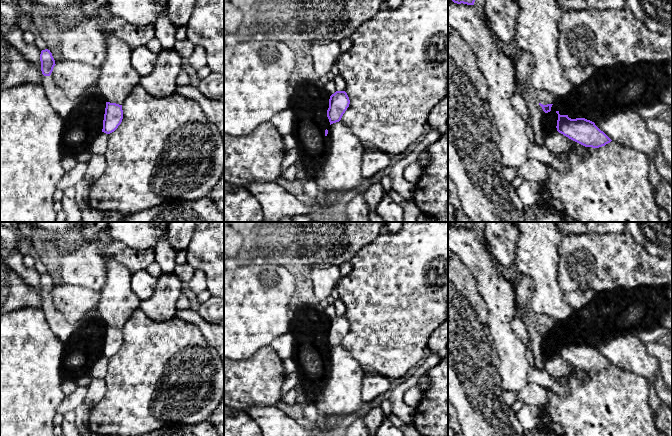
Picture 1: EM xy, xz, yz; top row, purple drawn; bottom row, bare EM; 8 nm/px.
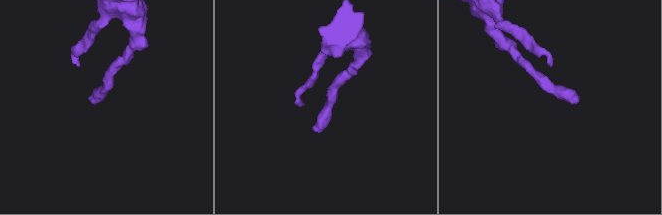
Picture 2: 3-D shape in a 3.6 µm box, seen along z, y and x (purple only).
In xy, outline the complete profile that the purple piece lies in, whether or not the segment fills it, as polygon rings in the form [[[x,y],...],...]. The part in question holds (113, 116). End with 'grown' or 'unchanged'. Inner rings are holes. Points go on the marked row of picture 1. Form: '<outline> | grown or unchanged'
[[[106,102],[102,132],[110,134],[121,124],[123,119],[122,105]]] | unchanged

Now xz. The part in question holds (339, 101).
[[[336,91],[330,96],[327,117],[330,125],[339,122],[349,107],[350,100],[345,91]]] | unchanged

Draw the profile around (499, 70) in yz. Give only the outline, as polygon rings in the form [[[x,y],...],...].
[[[448,1],[448,25],[457,30],[477,56],[488,86],[487,106],[499,133],[502,163],[515,170],[530,157],[526,121],[512,103],[516,64],[498,47],[484,17],[473,5]]]

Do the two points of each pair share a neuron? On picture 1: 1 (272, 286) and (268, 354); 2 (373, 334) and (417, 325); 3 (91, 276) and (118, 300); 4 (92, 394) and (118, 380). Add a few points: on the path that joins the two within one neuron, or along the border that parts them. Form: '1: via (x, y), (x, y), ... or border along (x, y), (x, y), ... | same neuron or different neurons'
1: border along (269, 345), (259, 348), (248, 358) | different neurons
2: via (384, 334), (393, 325), (406, 325) | same neuron
3: border along (106, 264), (106, 280), (104, 286), (99, 291) | different neurons
4: border along (104, 379), (106, 393), (92, 406) | different neurons

